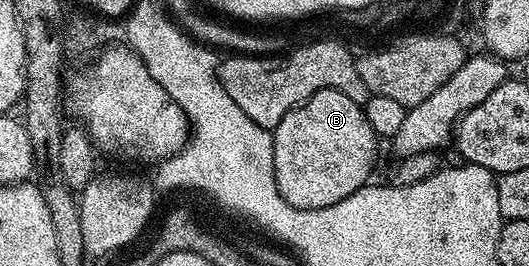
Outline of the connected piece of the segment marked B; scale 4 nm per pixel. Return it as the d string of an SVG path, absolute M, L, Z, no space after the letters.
M324 89L303 103L293 107L273 129L274 137L274 176L280 189L280 197L296 209L324 209L344 201L352 193L371 182L370 174L374 171L374 158L378 155L380 140L375 135L372 125L368 125L363 104L344 97L342 91Z

